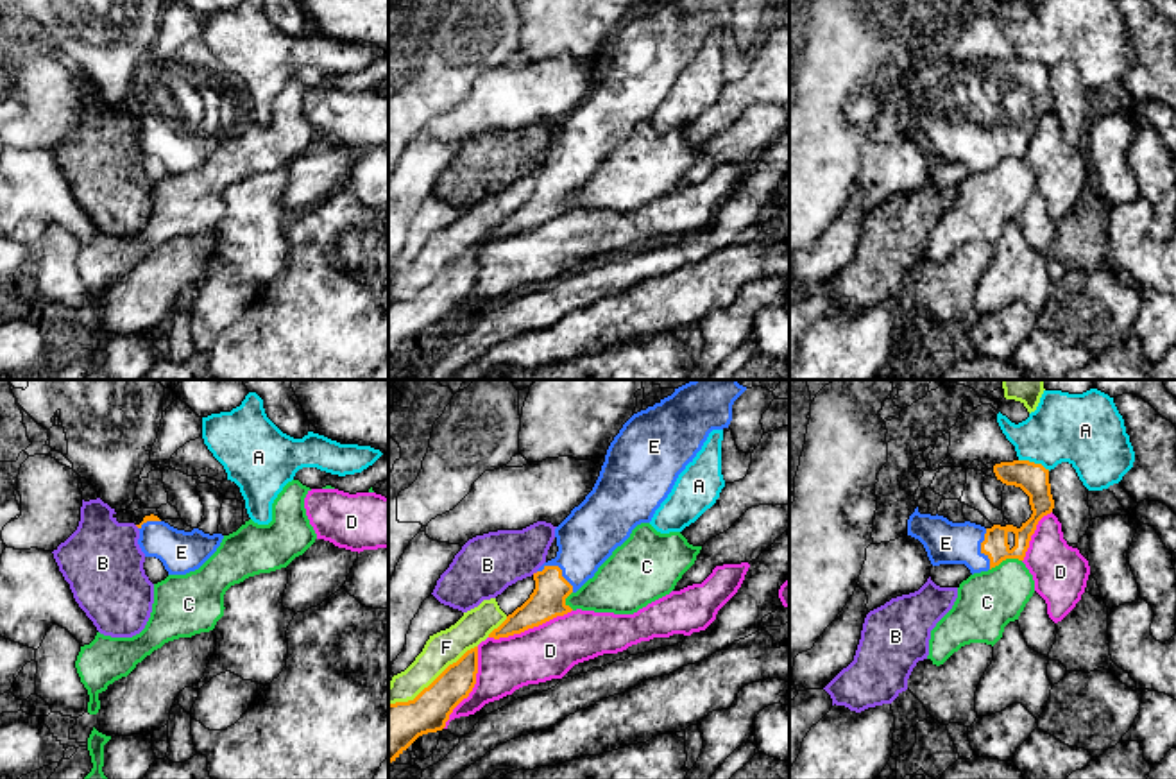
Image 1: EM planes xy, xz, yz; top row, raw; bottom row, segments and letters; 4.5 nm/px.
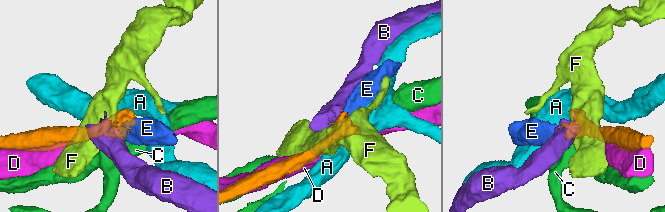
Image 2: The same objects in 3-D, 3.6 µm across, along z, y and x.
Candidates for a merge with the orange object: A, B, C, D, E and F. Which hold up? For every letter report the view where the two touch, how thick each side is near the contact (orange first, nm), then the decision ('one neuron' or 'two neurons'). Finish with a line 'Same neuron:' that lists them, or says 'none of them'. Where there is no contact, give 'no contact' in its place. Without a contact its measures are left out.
A: yz | 140/320 nm | two neurons
B: xz | 160/280 nm | two neurons
C: yz | 110/280 nm | two neurons
D: xz | 160/240 nm | two neurons
E: xz | 160/260 nm | one neuron
F: xz | 200/160 nm | two neurons
Same neuron: E

